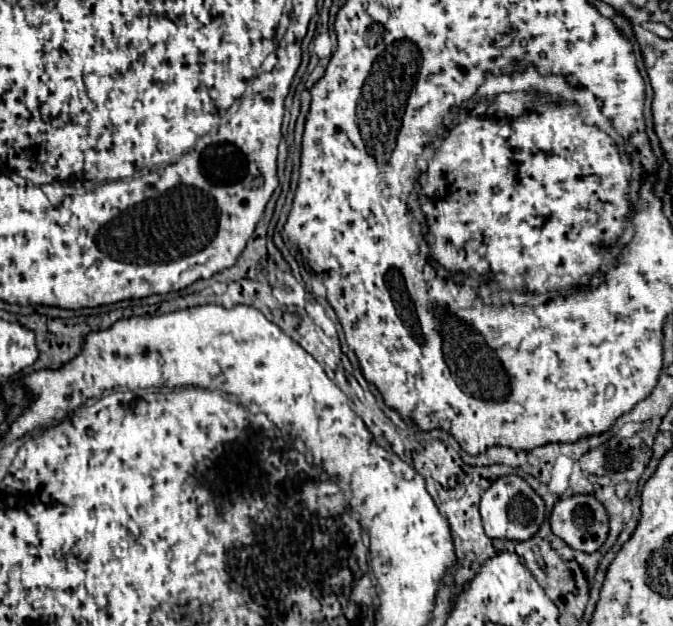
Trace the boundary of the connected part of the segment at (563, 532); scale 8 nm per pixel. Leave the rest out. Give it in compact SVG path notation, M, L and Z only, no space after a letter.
M572 495L554 505L550 527L572 549L592 553L606 541L608 513L596 497Z

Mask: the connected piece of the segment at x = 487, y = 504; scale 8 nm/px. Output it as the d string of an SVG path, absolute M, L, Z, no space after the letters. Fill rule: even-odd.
M518 475L498 477L480 499L480 515L484 523L484 531L492 539L512 539L526 541L536 535L540 523L544 521L546 509L542 497Z

